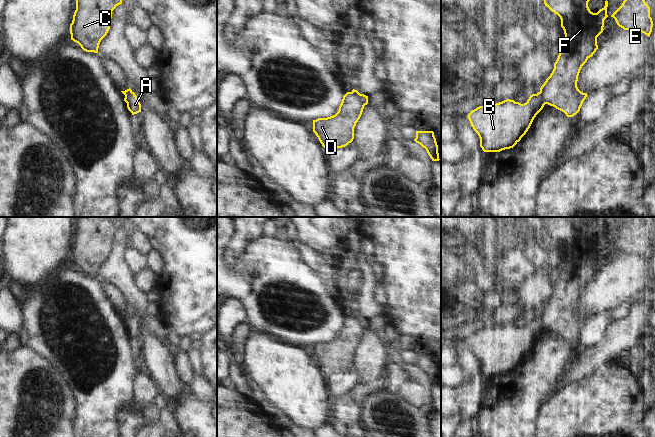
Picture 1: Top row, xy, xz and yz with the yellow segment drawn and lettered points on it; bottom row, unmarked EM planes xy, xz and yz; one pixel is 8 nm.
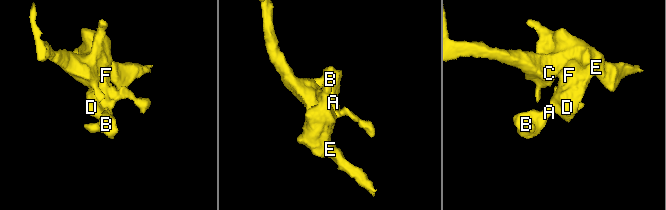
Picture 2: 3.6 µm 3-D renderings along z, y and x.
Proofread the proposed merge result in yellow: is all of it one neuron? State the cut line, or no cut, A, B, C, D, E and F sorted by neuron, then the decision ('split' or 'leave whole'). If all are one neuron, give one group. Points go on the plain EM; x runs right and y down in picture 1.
cut in xz along (352, 315), (364, 329); A B / C D E F; split

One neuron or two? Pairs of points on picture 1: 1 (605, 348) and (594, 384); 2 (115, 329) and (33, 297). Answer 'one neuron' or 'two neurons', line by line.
1: two neurons
2: one neuron

